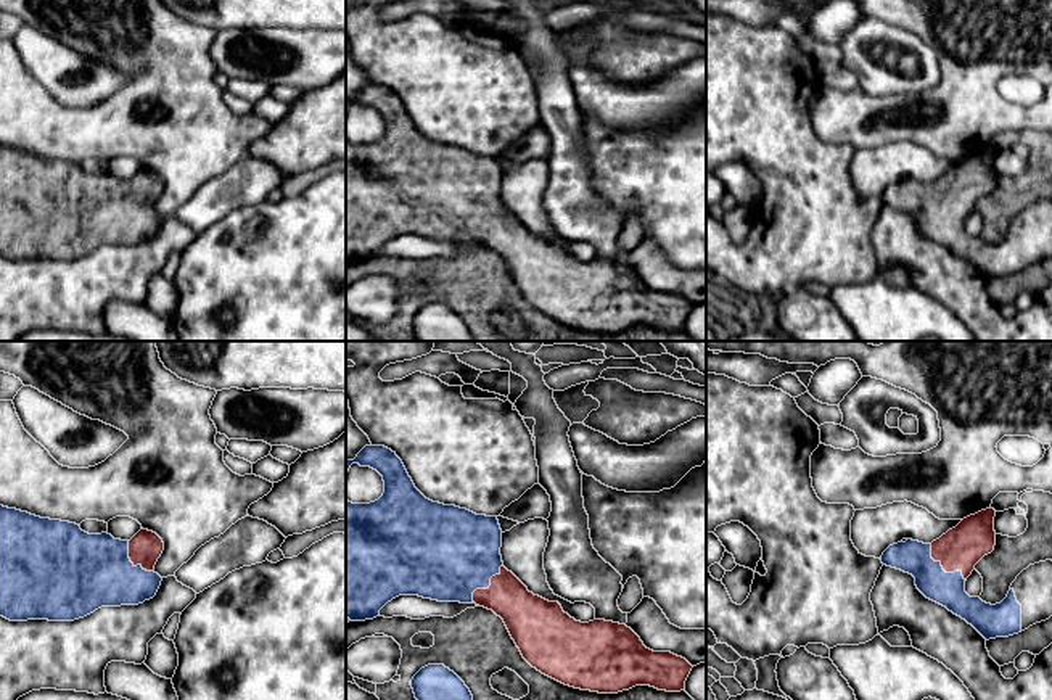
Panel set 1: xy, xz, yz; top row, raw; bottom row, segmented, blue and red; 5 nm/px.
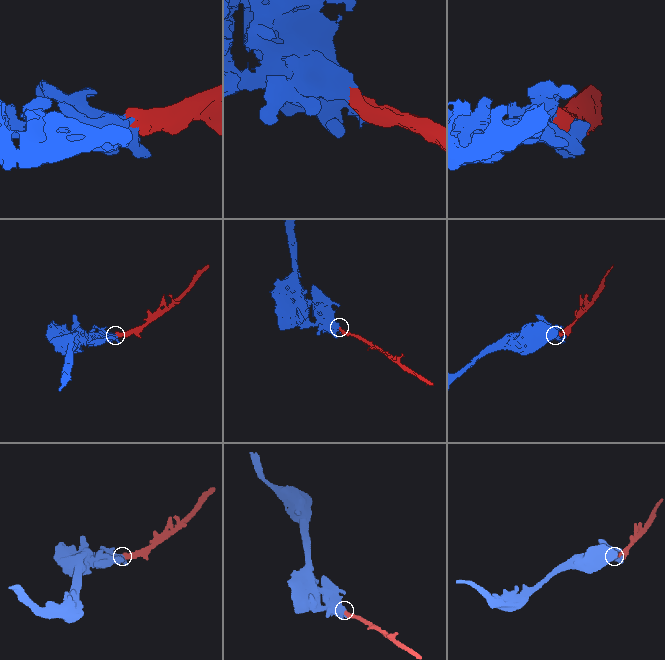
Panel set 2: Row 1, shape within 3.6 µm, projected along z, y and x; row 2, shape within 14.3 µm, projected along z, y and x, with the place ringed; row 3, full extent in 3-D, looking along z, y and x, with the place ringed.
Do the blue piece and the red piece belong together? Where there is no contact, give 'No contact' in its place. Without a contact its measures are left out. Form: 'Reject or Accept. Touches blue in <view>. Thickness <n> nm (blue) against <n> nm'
Accept. Touches blue in yz. Thickness 170 nm (blue) against 220 nm

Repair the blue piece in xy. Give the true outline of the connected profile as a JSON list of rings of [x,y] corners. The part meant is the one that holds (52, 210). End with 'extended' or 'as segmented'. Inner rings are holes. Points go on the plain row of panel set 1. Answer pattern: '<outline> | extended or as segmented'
[[[0,145],[0,256],[10,261],[74,261],[101,246],[138,245],[156,235],[162,217],[154,204],[164,190],[162,179],[140,169],[130,180],[108,172],[88,174],[79,164],[50,159]]] | extended

